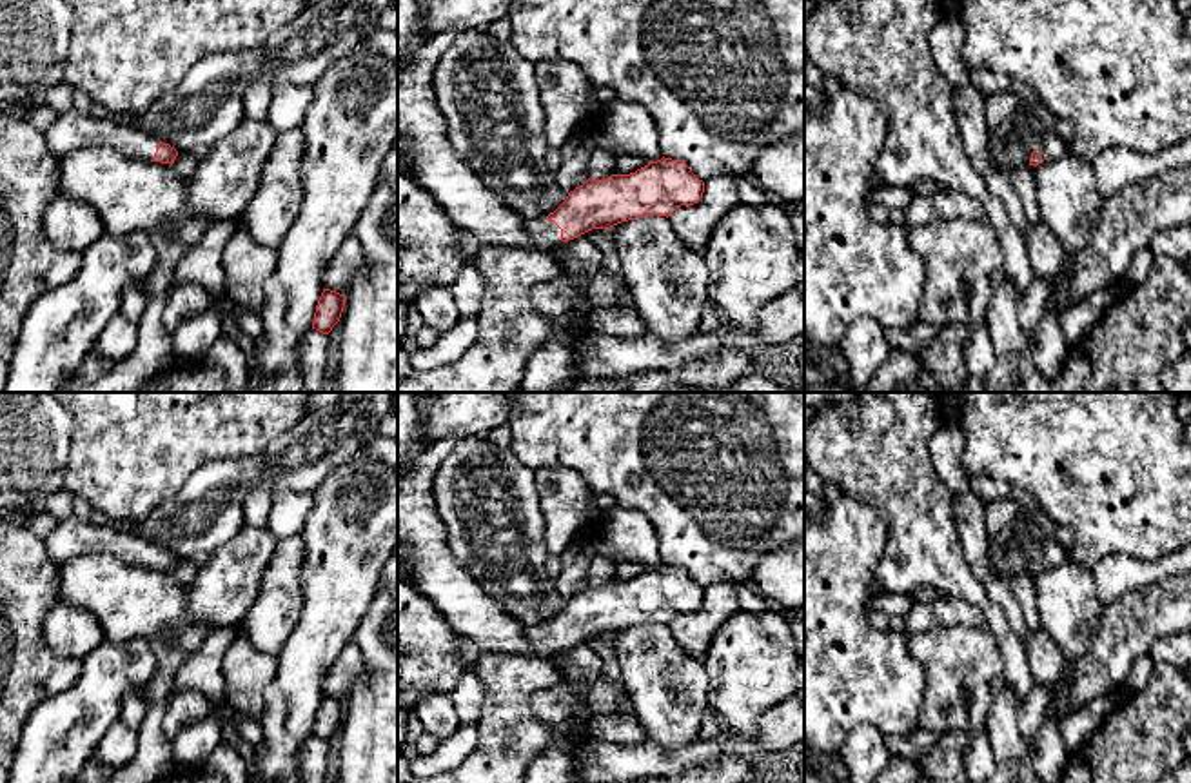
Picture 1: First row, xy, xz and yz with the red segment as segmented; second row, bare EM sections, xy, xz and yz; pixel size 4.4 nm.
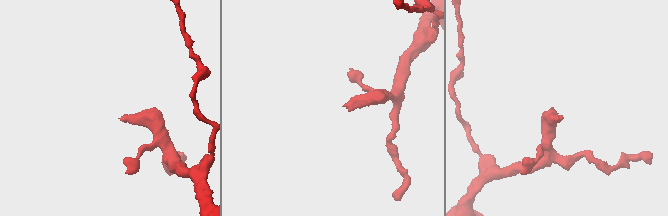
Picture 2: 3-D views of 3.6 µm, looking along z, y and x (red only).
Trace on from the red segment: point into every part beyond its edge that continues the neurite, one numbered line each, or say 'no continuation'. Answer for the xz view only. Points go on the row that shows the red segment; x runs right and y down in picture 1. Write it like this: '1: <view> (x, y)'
1: xz (545, 233)

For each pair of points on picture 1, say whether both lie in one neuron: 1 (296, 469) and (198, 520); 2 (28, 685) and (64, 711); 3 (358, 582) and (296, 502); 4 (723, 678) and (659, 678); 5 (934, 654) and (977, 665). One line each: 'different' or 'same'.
1: same
2: different
3: different
4: different
5: same

